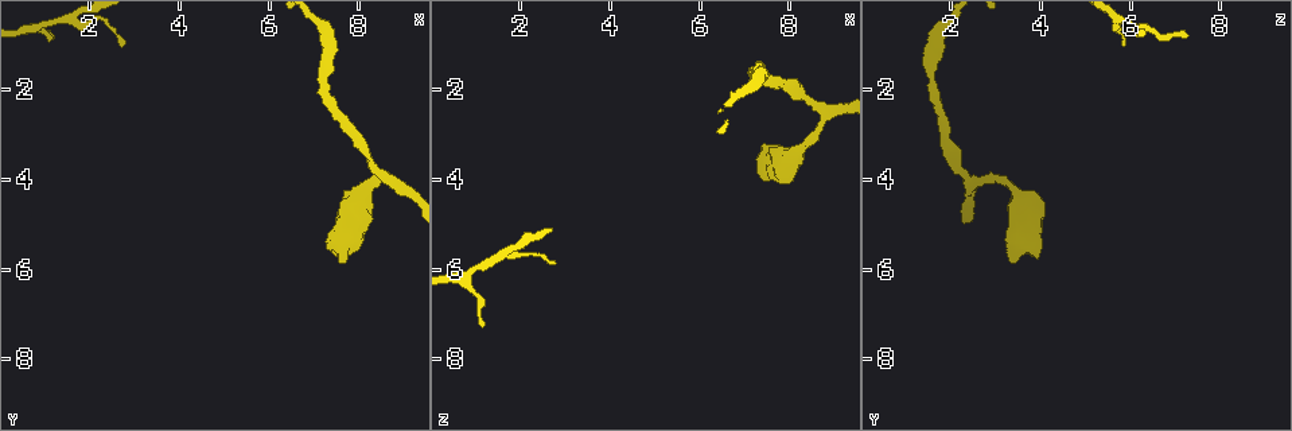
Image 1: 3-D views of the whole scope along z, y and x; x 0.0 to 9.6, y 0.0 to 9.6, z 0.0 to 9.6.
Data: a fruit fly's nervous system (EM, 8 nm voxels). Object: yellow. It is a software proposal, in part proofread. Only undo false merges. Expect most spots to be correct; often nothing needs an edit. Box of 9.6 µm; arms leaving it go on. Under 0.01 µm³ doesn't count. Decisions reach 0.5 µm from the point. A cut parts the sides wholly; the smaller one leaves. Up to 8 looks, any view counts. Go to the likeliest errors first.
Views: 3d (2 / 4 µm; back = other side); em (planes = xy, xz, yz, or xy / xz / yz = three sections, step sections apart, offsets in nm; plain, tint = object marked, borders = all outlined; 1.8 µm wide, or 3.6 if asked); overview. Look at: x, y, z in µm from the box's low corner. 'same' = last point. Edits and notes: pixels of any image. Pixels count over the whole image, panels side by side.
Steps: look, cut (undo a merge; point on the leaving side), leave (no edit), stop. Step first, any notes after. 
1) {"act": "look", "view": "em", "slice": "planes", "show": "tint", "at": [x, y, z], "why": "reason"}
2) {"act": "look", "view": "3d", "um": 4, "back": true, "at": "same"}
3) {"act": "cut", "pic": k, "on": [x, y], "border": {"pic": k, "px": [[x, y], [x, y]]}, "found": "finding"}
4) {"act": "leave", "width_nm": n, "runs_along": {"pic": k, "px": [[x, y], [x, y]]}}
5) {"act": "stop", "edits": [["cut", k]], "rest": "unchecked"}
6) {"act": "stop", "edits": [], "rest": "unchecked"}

{"act": "look", "view": "em", "slice": "planes", "show": "tint", "at": [8.70, 3.95, 2.65], "why": "three arms meet"}

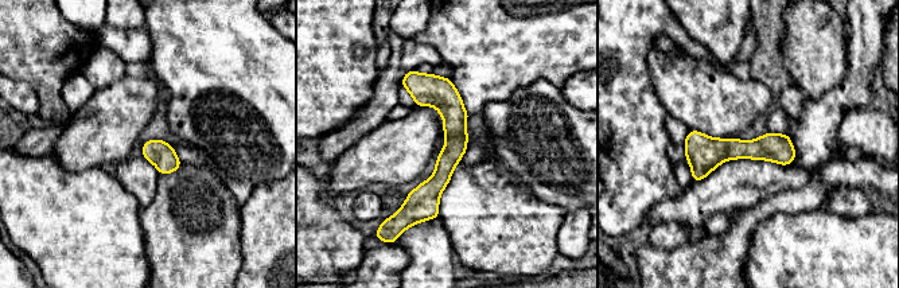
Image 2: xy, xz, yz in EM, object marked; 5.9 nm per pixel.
{"act": "leave", "runs_along": {"pic": 2, "px": [[411, 74], [454, 115], [419, 217]]}, "found": "all the same neuron"}

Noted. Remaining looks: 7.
{"act": "look", "view": "em", "um": 3.6, "slice": "xy", "step": 8, "show": "tint", "at": [7.65, 5.55, 3.45], "why": "sudden change in width"}

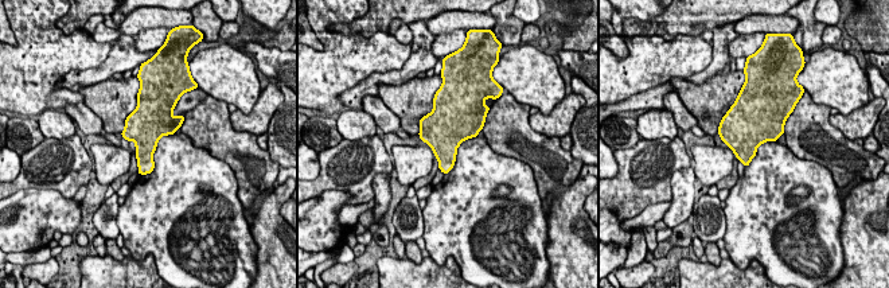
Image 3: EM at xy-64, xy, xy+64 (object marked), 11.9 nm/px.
{"act": "leave", "found": "continuous, no second neuron"}

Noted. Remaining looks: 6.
{"act": "look", "view": "3d", "um": 2, "at": [0.80, 0.60, 6.10], "why": "abrupt turn"}

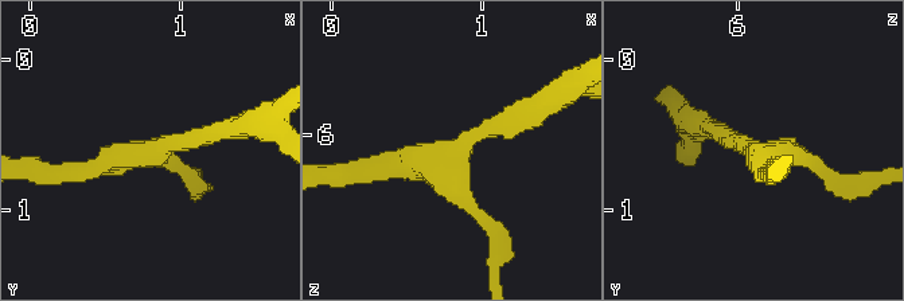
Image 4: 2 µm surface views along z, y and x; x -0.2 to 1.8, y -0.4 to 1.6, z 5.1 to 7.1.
{"act": "look", "view": "em", "slice": "planes", "show": "tint", "at": [0.84, 0.60, 6.12]}

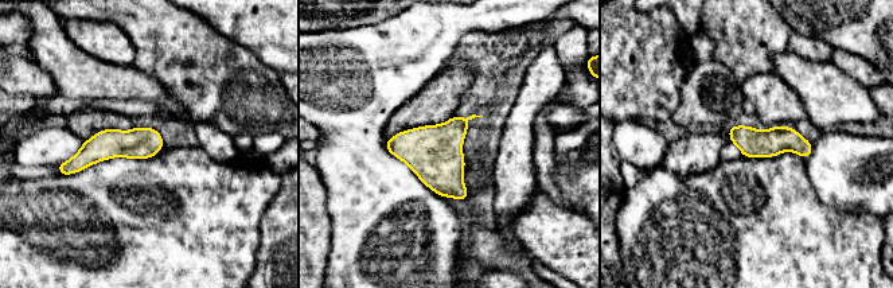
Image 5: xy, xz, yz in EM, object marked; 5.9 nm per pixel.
{"act": "leave", "runs_along": {"pic": 5, "px": [[159, 141], [108, 143], [73, 168]]}, "found": "one neuron here"}

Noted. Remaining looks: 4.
{"act": "stop", "edits": [], "rest": "unchecked"}

